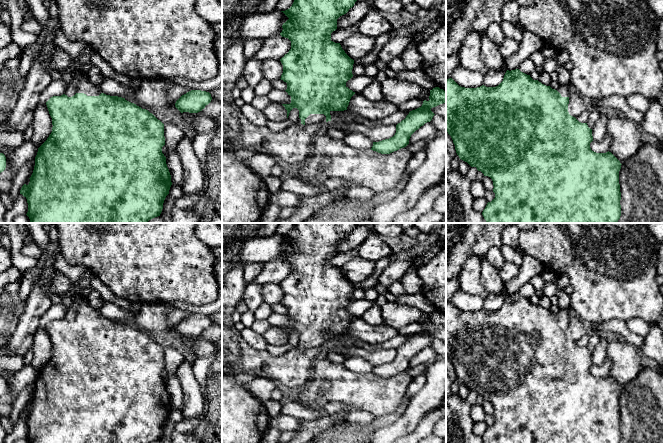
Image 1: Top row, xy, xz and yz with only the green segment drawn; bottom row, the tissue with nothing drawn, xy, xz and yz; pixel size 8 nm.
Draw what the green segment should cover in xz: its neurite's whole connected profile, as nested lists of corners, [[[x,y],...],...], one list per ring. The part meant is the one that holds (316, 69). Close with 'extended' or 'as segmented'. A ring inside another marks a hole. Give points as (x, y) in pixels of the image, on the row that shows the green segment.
[[[294,0],[292,6],[283,12],[289,19],[283,23],[282,32],[280,35],[282,37],[288,38],[291,41],[291,49],[287,54],[285,54],[281,59],[281,63],[283,65],[283,73],[281,75],[281,80],[287,83],[287,89],[285,90],[288,95],[291,96],[290,104],[282,104],[287,110],[287,118],[289,116],[290,111],[293,108],[297,108],[299,110],[299,118],[295,124],[317,124],[317,123],[325,123],[331,121],[331,111],[344,111],[347,110],[351,97],[355,94],[352,90],[350,90],[346,86],[346,82],[353,77],[352,69],[354,60],[351,59],[345,51],[342,49],[340,43],[335,43],[331,40],[331,33],[337,29],[337,19],[346,14],[350,8],[352,8],[357,0]]] | extended

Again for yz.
[[[519,69],[507,70],[503,81],[496,87],[484,85],[477,88],[459,86],[452,78],[446,80],[446,131],[451,136],[459,158],[471,167],[476,167],[493,181],[495,198],[488,202],[482,215],[487,223],[617,223],[621,216],[621,192],[619,184],[620,161],[611,153],[596,153],[591,150],[592,129],[579,122],[568,112],[569,96],[573,88],[560,84],[557,90],[546,86]]] | extended

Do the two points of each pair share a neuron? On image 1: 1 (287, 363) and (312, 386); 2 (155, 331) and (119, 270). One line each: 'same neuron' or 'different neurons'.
1: different neurons
2: different neurons

